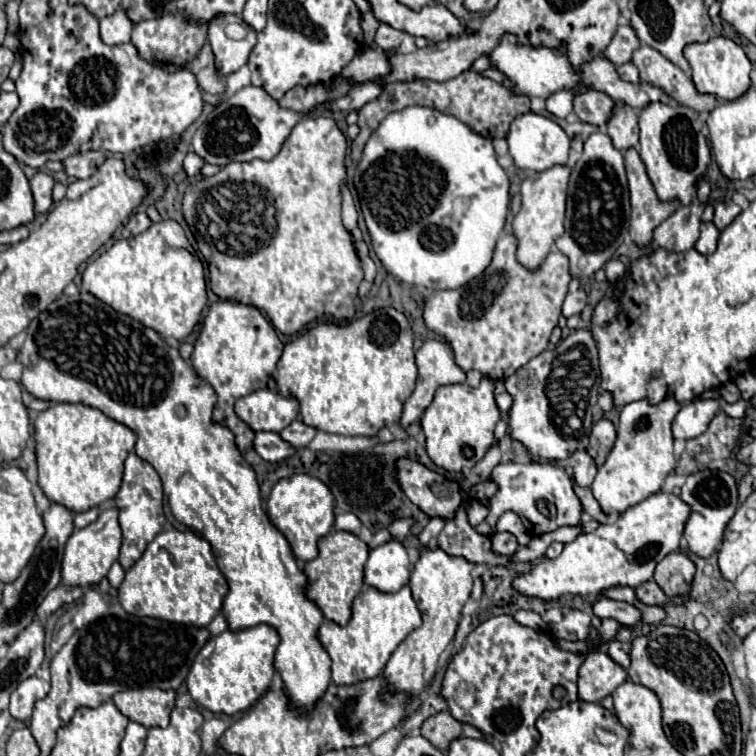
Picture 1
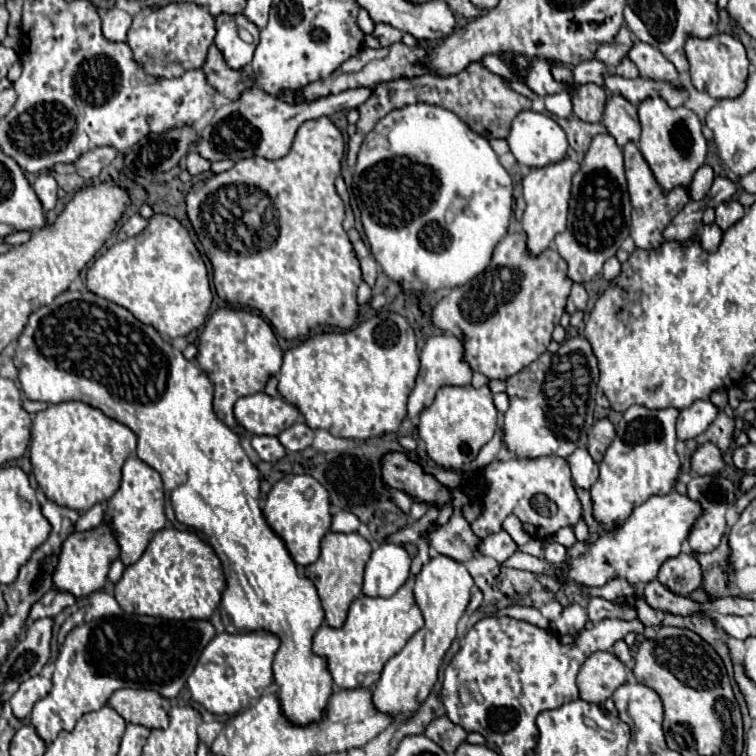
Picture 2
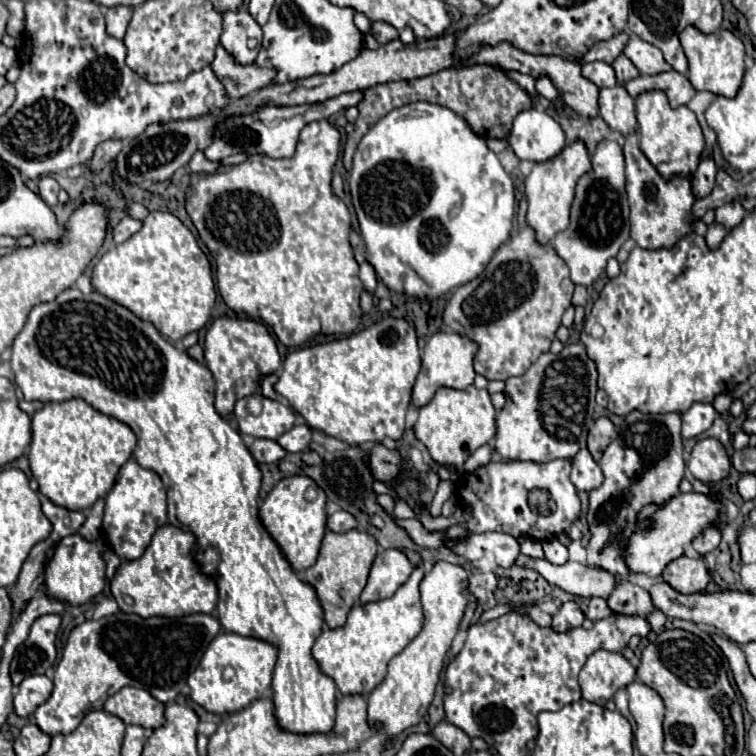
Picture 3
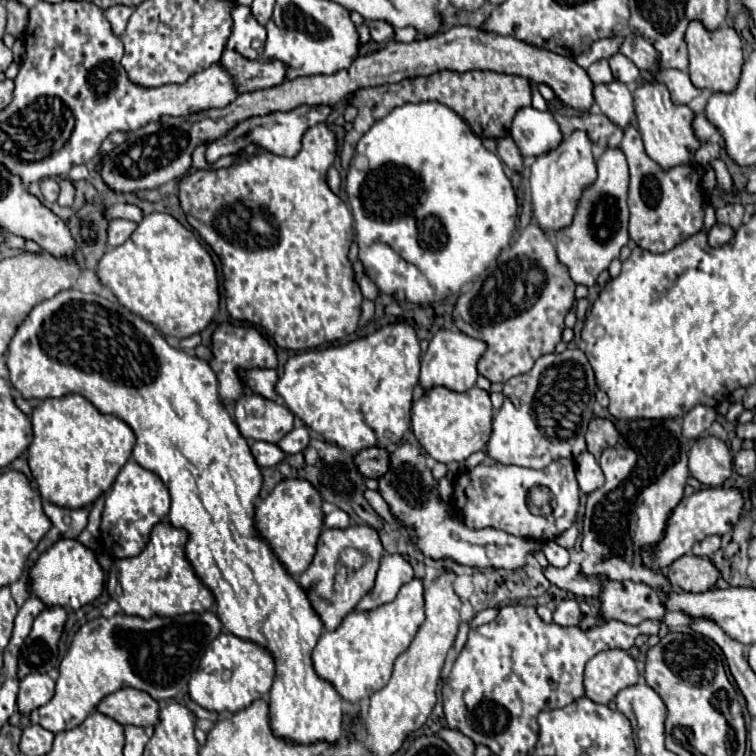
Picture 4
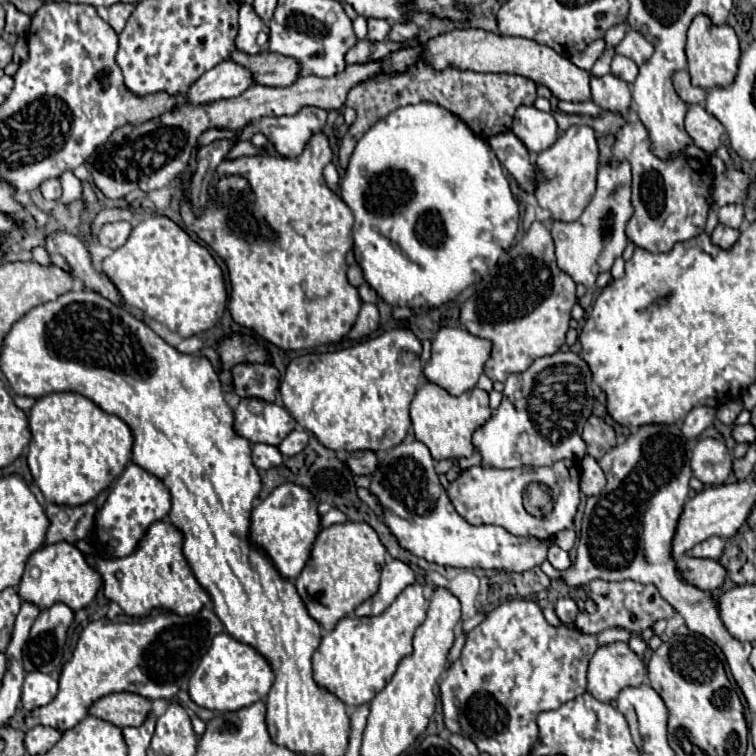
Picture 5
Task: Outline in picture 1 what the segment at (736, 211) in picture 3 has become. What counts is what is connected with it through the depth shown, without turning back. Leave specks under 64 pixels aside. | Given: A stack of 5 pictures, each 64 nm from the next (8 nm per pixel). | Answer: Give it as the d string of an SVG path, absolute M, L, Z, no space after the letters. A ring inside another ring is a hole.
M720 200L716 204L716 212L714 212L714 224L718 226L718 230L724 230L728 224L732 224L732 220L742 212L742 208L738 204L734 204L732 200Z

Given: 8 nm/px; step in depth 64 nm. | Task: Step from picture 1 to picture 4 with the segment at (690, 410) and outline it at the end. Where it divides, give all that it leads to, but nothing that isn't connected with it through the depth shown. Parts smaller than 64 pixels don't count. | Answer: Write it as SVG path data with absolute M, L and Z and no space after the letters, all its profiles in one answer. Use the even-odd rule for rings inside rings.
M694 406L684 418L682 418L682 434L686 438L698 438L704 430L712 426L716 420L716 410L710 406Z

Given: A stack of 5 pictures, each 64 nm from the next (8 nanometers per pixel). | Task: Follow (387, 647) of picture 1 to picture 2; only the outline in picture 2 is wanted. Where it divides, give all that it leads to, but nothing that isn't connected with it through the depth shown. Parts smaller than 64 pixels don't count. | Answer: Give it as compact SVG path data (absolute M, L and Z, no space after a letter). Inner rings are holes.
M424 538L418 542L418 556L412 560L412 572L406 584L390 598L368 598L358 596L348 612L348 620L342 628L330 628L328 624L322 624L318 634L314 636L314 654L326 658L328 672L332 674L334 682L340 690L352 690L352 688L368 688L372 690L376 682L380 680L380 672L384 670L384 664L404 648L404 644L420 630L420 624L424 624L424 616L420 616L420 608L414 598L414 580L420 574L422 566L430 562L428 556L428 544Z

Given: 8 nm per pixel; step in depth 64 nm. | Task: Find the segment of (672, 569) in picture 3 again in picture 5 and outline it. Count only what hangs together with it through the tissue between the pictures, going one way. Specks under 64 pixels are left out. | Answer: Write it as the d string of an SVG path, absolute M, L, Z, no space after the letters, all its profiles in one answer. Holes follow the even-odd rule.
M684 556L678 560L678 568L690 584L694 584L700 590L718 590L724 584L726 568L716 560L704 560L694 556Z

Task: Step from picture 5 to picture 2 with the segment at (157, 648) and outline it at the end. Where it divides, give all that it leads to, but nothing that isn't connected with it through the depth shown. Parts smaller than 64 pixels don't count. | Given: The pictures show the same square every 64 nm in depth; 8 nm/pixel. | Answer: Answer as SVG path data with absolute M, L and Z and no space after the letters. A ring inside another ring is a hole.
M120 614L76 626L62 644L56 660L52 690L36 702L32 726L50 744L62 730L70 730L92 710L100 710L120 688L148 688L166 700L174 700L184 688L200 652L216 636L210 620L162 620L138 614ZM126 664L126 668L120 668Z

